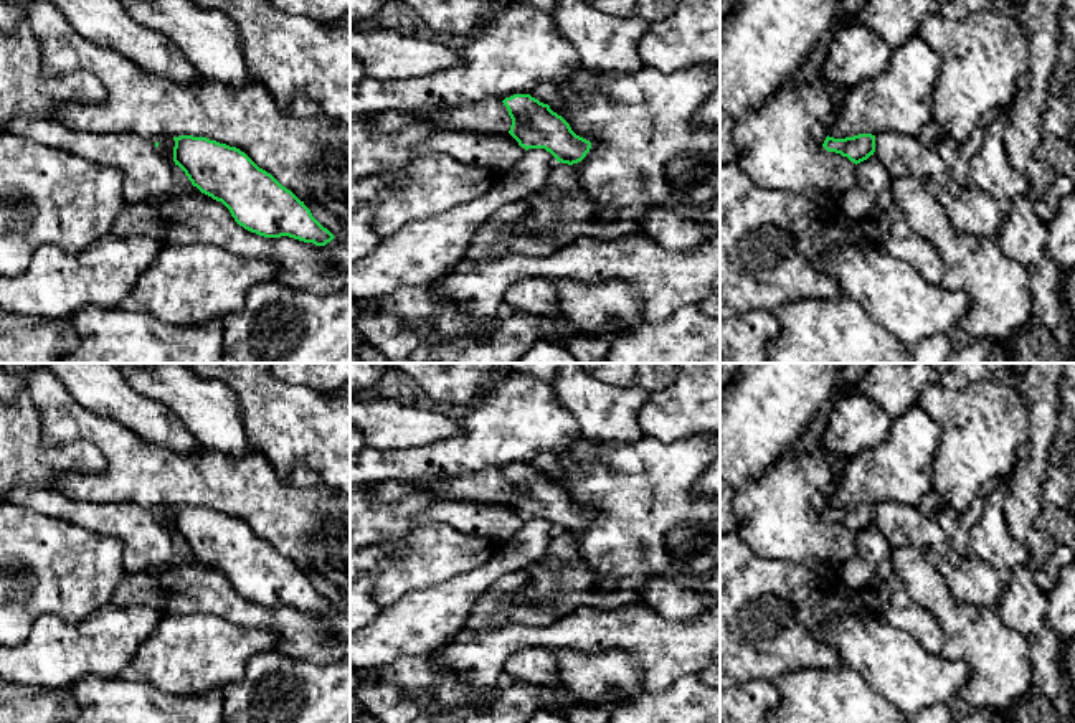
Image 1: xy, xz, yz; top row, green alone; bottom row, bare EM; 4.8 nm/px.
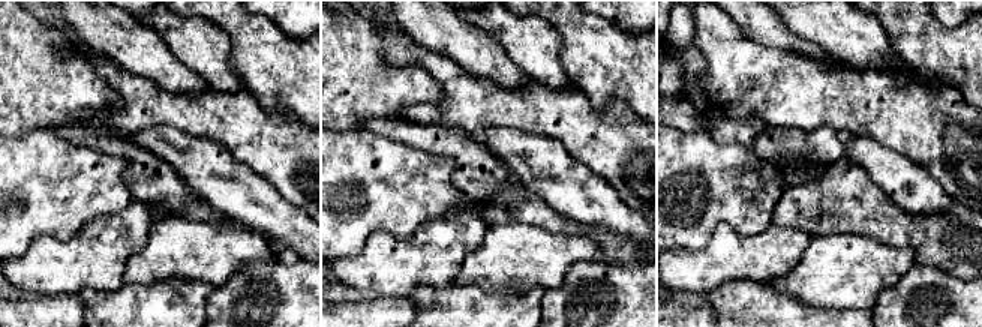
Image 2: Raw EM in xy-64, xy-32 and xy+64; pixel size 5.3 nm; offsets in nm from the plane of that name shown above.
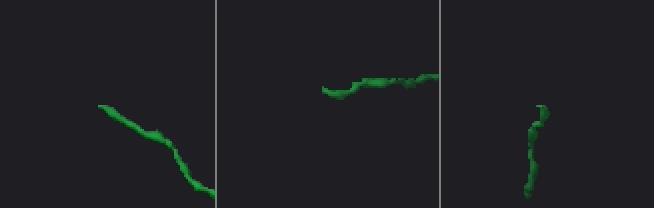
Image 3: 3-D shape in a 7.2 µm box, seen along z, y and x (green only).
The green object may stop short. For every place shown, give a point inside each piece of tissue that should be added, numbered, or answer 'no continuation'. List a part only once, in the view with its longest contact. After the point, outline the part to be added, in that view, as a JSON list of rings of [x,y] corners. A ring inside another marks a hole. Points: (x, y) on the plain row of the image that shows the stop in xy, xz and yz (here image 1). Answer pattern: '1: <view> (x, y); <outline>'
1: xz (491, 486); [[[500,469],[484,470],[469,477],[429,479],[423,485],[413,482],[385,482],[367,490],[373,507],[393,505],[414,492],[429,492],[448,502],[504,503],[512,489]]]

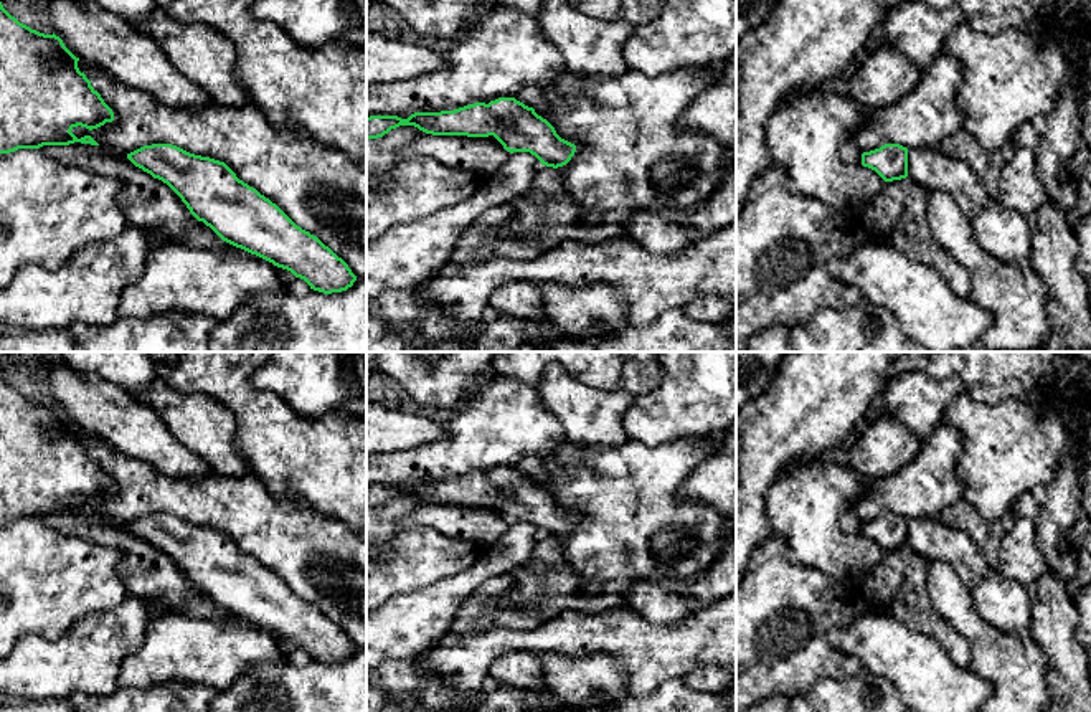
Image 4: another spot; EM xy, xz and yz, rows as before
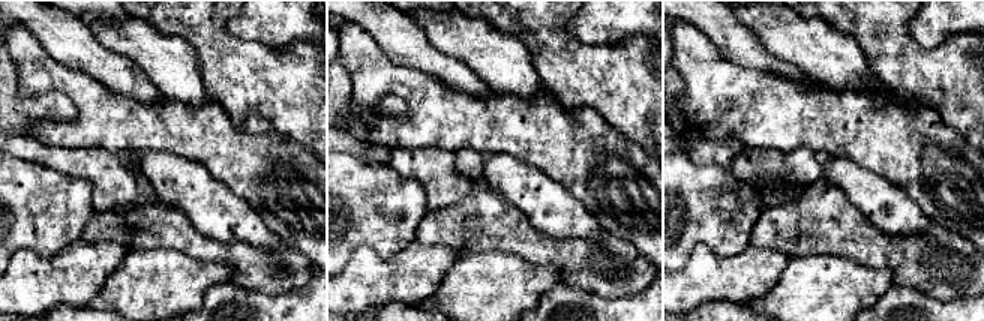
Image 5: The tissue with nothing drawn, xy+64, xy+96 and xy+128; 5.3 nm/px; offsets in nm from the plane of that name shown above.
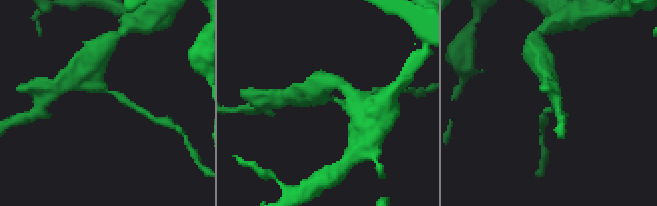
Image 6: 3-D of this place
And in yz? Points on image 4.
no continuation

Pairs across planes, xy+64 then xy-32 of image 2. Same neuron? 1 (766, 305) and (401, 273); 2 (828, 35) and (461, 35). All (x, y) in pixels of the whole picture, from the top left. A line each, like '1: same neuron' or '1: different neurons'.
1: different neurons
2: different neurons

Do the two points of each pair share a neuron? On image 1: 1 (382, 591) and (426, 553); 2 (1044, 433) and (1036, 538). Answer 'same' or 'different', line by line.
1: same
2: same

